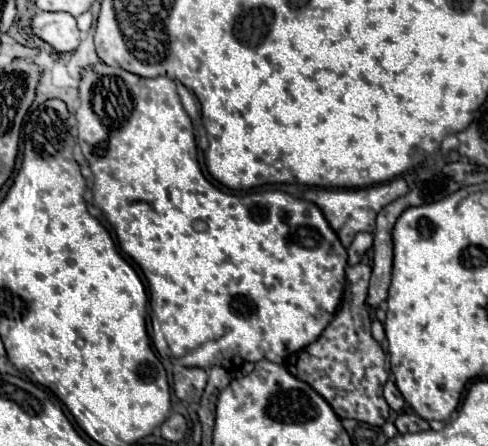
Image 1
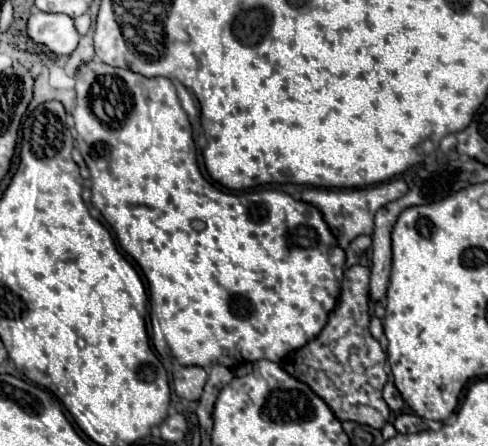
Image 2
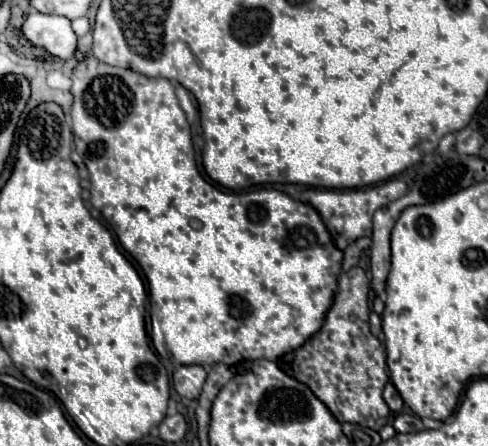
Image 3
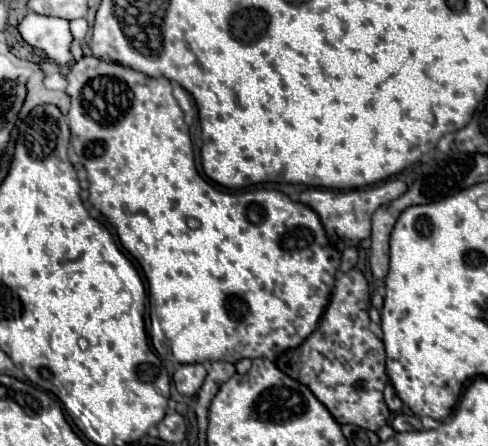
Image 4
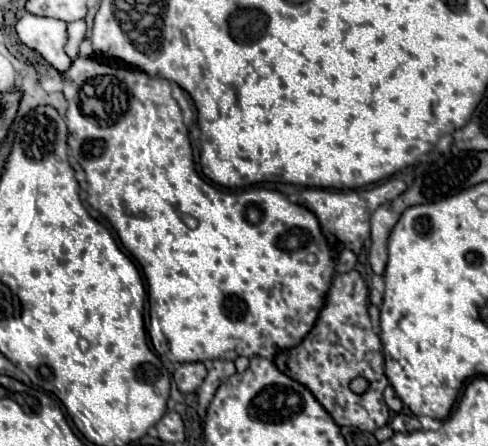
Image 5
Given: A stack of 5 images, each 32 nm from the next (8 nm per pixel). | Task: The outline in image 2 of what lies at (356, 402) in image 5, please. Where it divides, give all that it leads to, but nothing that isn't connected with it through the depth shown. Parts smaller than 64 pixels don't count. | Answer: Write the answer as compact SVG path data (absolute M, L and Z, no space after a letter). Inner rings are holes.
M352 266L344 272L338 304L328 316L322 332L296 352L282 358L280 366L296 380L308 384L320 396L340 422L358 422L380 430L390 416L390 408L382 398L382 388L388 380L386 352L370 334L370 272L362 266Z

